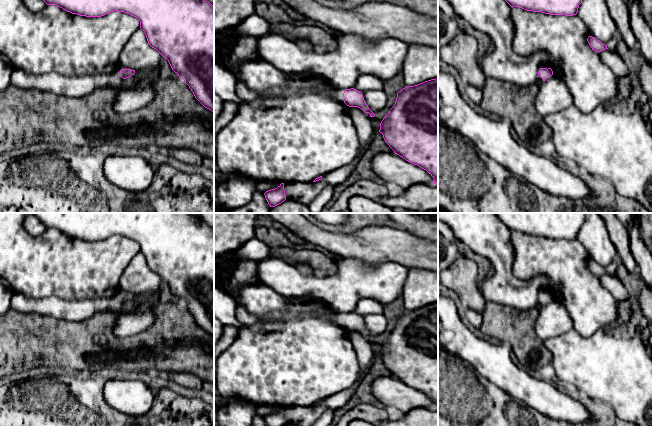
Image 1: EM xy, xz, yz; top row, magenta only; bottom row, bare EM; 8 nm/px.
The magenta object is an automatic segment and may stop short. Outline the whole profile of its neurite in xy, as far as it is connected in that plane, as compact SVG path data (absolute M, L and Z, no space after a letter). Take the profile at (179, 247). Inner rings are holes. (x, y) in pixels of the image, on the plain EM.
M28 213L36 216L47 229L57 229L72 238L86 241L101 241L114 235L124 236L136 241L140 245L140 252L144 255L148 268L156 273L168 284L172 294L183 303L193 316L195 322L207 333L214 336L214 230L191 213Z

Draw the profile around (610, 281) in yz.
M611 273L598 276L603 286L613 295L617 302L629 301L629 293L621 281Z

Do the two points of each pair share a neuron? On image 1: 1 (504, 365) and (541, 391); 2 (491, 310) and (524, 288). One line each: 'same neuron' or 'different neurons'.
1: same neuron
2: different neurons

